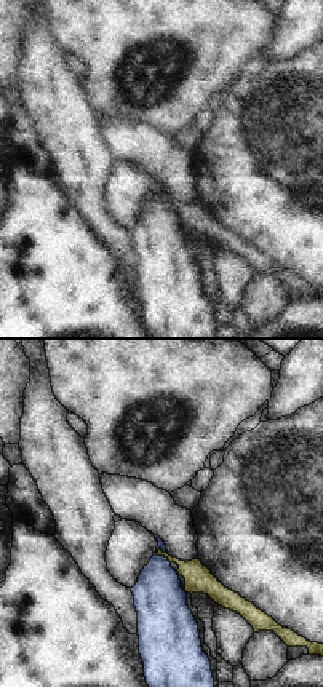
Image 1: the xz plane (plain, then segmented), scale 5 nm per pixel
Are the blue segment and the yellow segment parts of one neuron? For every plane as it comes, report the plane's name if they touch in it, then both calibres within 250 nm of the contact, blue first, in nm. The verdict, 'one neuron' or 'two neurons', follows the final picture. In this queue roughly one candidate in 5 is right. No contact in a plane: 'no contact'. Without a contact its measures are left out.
meets blue in xz; 260 nm thick on the blue side, 140 nm on the other

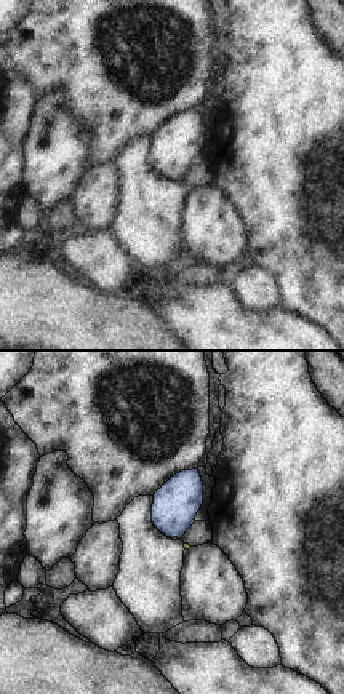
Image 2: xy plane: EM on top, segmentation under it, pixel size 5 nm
meets blue in xy; 220 nm thick on the blue side, 20 nm on the other

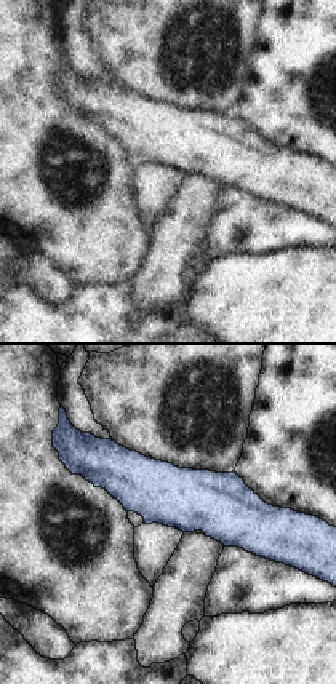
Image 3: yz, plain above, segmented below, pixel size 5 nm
meets blue in yz; 320 nm thick on the blue side, 20 nm on the other

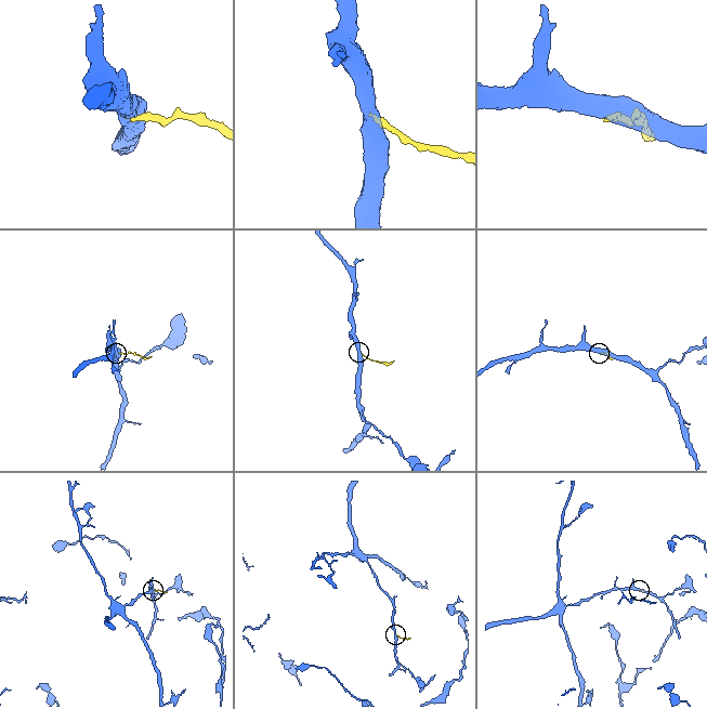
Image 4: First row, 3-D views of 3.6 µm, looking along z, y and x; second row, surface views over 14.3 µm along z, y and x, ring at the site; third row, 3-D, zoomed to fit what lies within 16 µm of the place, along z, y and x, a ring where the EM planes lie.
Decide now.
two neurons

